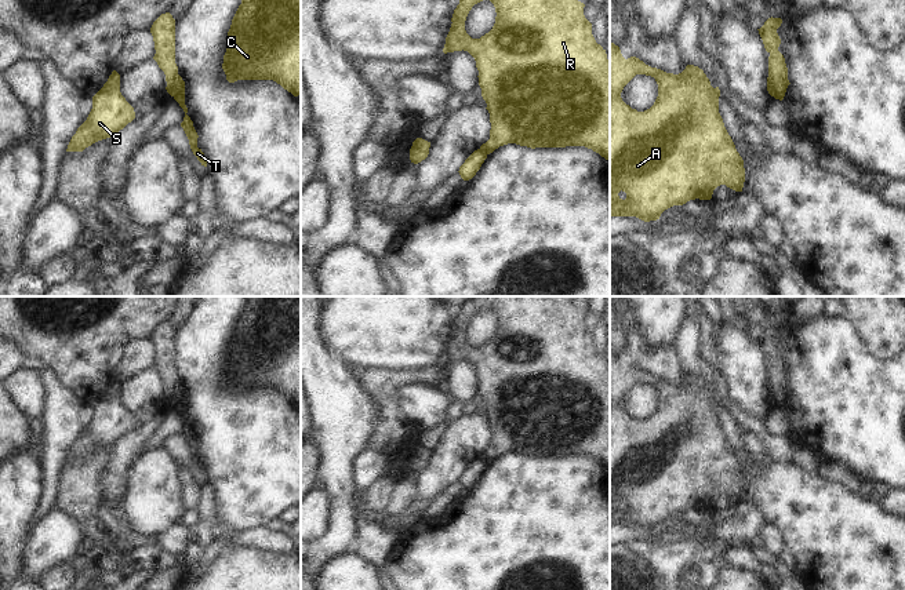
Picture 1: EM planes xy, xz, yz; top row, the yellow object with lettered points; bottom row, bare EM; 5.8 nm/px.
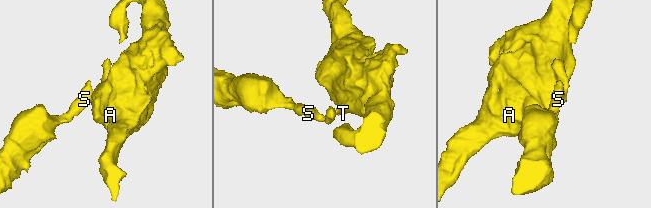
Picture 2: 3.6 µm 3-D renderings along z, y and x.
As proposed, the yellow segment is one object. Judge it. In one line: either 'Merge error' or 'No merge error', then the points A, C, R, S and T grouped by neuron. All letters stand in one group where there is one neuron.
Merge error. Groups: A C R T / S.

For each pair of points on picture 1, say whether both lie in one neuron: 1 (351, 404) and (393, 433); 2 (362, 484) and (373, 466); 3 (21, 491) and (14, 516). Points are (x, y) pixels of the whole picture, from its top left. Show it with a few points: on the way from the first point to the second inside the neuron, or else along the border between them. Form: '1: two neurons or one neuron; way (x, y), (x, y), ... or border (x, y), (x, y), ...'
1: two neurons; border (363, 390), (374, 407), (374, 423), (367, 448)
2: one neuron; way (363, 480), (369, 470)
3: one neuron; way (15, 496), (14, 510)

